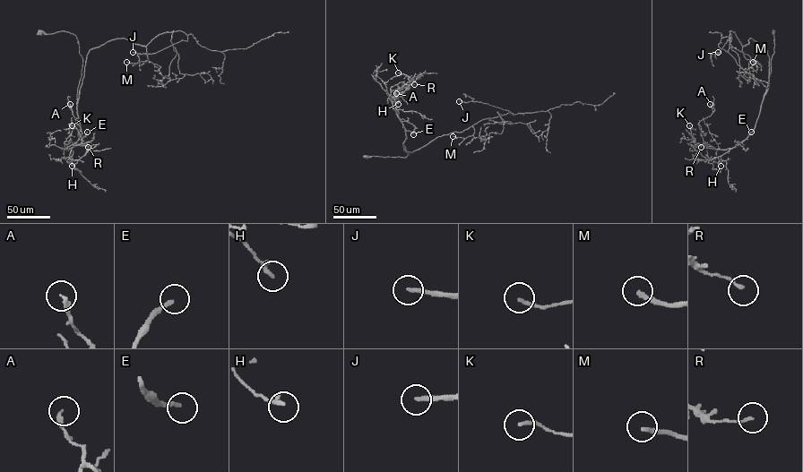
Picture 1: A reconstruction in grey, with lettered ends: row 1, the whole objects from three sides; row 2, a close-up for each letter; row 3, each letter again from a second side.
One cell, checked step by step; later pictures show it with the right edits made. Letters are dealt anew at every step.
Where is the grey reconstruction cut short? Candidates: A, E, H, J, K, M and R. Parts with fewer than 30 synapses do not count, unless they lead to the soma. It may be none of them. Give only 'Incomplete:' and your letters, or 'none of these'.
Incomplete: E, J, M

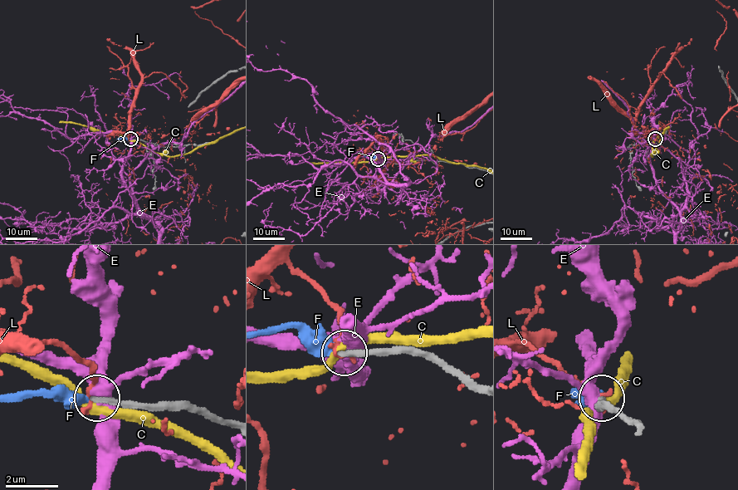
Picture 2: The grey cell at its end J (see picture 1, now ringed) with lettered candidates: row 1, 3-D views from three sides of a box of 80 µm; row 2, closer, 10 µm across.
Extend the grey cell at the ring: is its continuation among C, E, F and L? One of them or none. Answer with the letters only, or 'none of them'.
F

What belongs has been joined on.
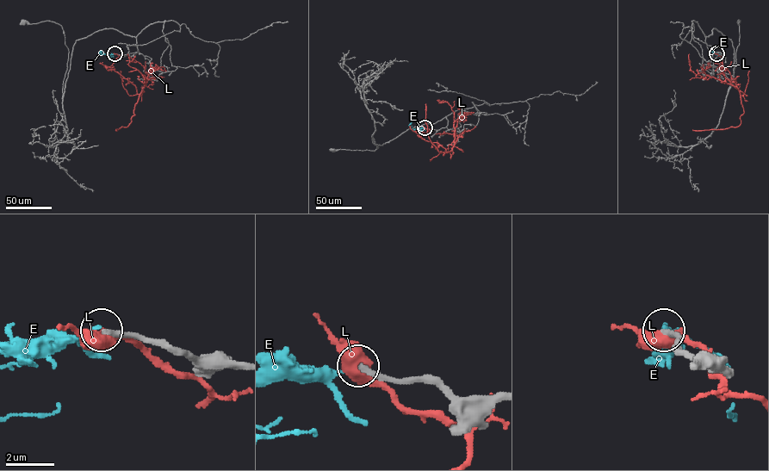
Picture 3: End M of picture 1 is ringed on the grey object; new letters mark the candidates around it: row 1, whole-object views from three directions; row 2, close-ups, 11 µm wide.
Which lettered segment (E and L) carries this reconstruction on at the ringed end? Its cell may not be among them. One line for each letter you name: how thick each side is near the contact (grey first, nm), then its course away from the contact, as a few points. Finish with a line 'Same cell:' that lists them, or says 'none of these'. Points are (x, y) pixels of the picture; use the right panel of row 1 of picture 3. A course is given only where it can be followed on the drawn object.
Same cell: none of these

